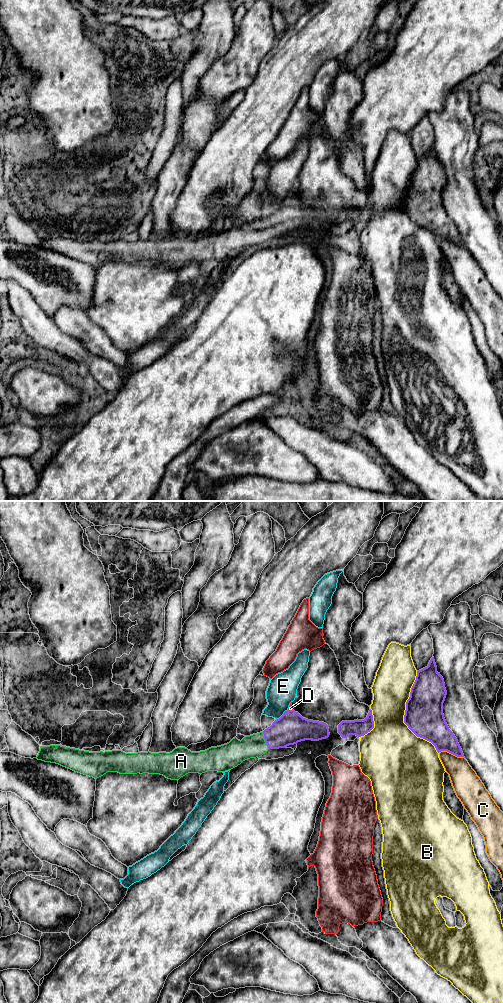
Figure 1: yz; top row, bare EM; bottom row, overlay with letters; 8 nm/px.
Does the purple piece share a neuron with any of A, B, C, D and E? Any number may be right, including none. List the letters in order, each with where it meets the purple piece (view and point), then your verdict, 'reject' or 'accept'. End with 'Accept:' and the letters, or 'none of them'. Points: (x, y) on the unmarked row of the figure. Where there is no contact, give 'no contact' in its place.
A: contact yz (265, 228); accept
B: contact yz (404, 204); reject
C: contact yz (451, 241); reject
D: contact yz (290, 198); reject
E: contact yz (282, 203); reject
Accept: A

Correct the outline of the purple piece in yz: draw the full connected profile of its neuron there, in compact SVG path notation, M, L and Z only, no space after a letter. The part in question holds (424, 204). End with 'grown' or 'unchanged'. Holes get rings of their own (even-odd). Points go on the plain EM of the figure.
M432 145L427 155L417 159L406 190L404 211L417 225L431 230L438 241L447 239L457 245L464 245L457 226L444 206L446 183L444 167L437 160Z | unchanged

